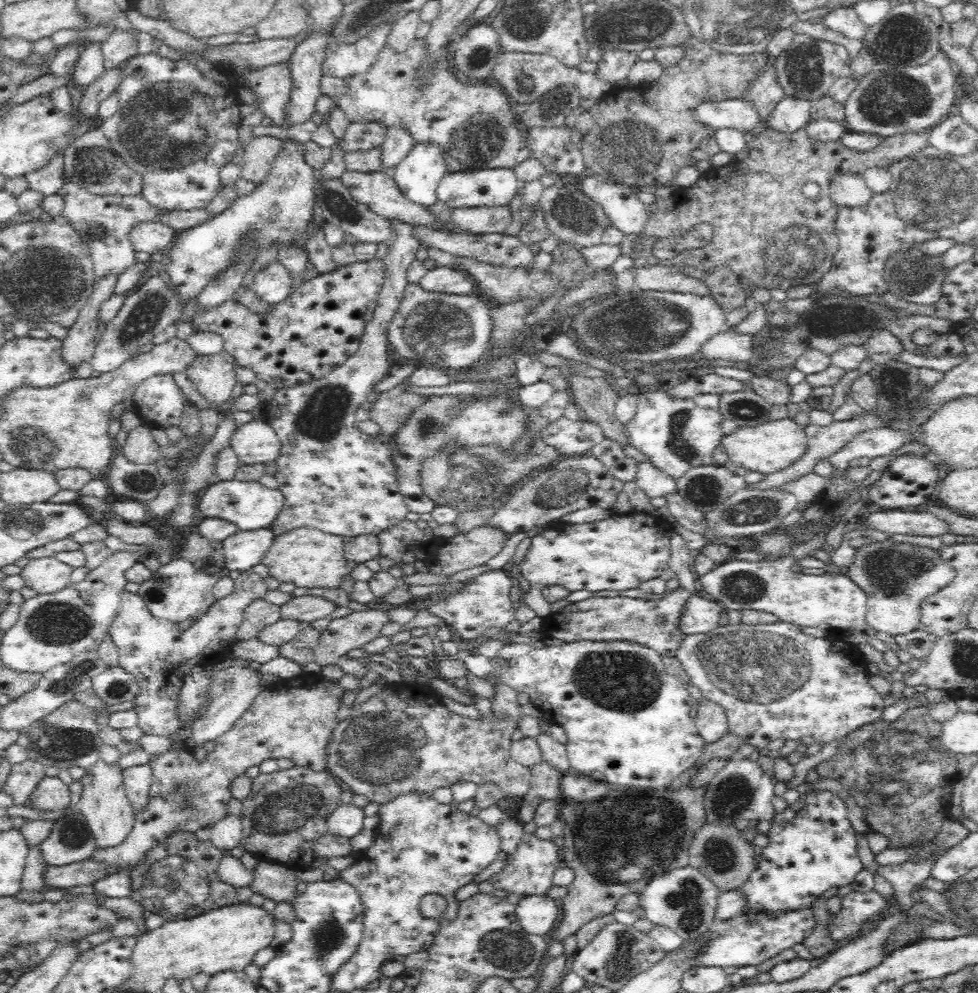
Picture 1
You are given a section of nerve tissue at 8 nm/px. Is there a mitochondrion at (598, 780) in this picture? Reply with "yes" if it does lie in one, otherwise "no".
no

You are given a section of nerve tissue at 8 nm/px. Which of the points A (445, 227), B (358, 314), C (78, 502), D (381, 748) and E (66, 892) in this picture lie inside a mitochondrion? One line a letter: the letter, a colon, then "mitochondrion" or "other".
A: other
B: other
C: other
D: mitochondrion
E: other

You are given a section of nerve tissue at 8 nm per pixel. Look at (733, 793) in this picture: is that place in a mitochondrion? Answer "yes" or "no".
yes

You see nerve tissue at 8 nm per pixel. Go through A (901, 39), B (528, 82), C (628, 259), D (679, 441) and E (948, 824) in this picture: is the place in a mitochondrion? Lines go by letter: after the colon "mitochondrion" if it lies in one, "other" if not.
A: mitochondrion
B: mitochondrion
C: other
D: mitochondrion
E: other

